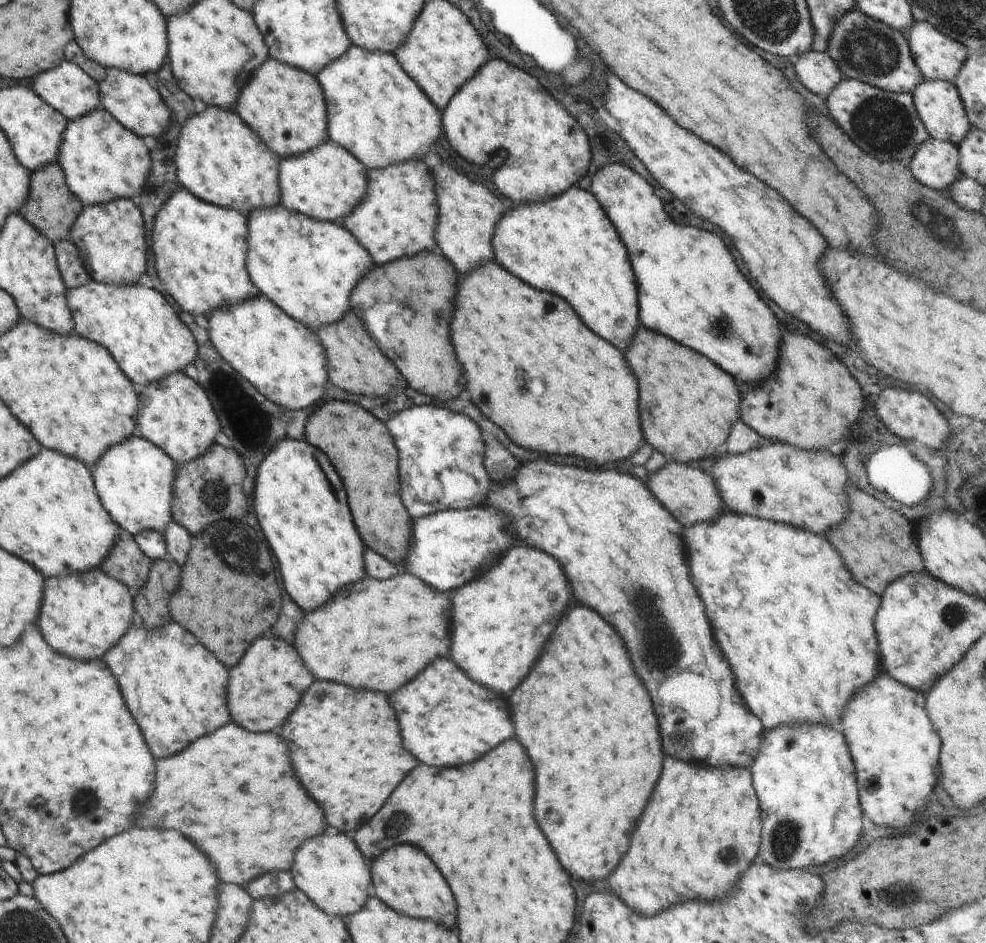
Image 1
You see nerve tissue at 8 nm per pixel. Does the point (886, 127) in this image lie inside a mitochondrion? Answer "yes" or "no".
yes

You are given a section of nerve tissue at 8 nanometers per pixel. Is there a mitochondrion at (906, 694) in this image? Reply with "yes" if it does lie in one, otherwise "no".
no

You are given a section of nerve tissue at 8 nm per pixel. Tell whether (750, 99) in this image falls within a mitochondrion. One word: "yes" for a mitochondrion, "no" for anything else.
no

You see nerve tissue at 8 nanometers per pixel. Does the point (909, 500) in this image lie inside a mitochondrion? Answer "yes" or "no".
no

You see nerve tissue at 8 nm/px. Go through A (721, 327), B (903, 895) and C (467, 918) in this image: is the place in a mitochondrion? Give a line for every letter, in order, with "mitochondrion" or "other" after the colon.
A: mitochondrion
B: mitochondrion
C: other

